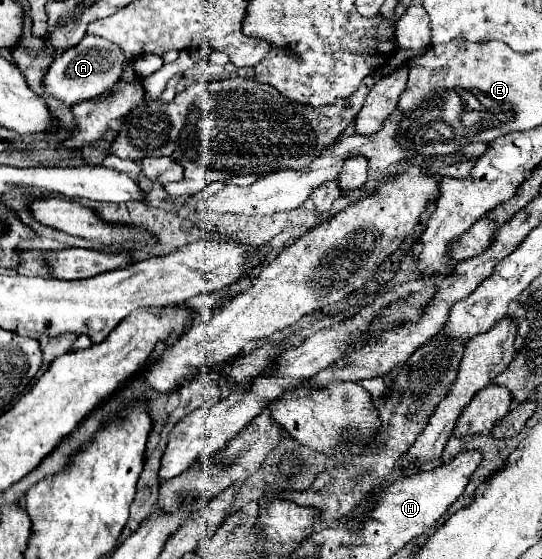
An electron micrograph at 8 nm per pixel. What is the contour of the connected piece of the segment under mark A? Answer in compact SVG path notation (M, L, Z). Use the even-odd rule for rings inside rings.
M86 35L76 47L60 53L46 73L48 77L42 81L44 91L48 91L50 97L56 97L64 105L76 105L98 97L106 85L114 85L118 73L122 73L122 51L114 43L102 41L102 37Z

